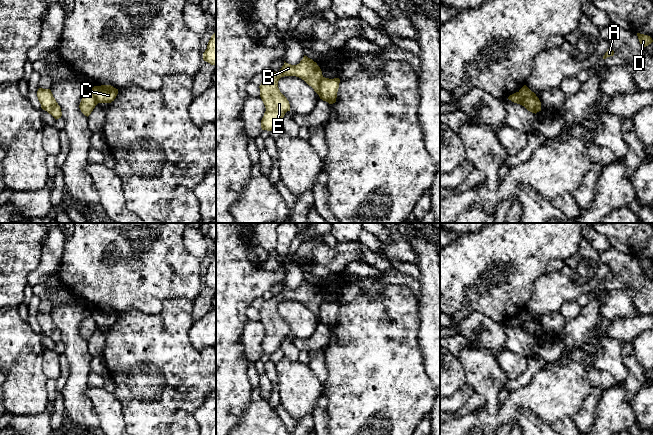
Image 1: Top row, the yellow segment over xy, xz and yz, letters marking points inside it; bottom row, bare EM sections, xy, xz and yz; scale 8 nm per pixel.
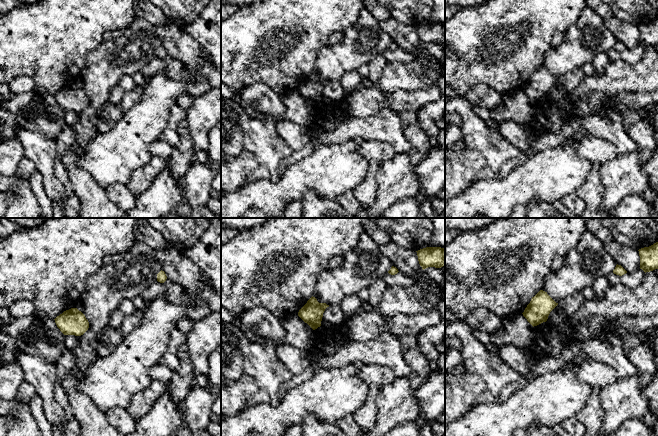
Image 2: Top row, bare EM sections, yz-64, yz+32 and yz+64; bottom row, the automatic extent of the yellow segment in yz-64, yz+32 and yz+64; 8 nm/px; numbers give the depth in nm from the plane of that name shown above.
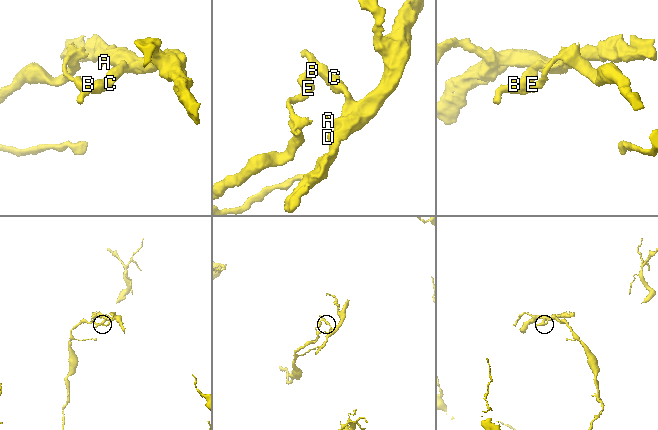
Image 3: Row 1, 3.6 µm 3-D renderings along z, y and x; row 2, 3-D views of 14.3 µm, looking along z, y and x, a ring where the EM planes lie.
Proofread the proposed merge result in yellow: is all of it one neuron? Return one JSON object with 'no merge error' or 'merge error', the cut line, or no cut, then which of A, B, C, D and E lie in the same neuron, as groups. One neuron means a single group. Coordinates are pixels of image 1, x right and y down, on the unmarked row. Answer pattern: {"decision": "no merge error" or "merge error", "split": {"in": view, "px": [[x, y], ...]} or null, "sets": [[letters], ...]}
{"decision": "merge error", "split": {"in": "yz", "px": [[518, 316], [524, 321], [535, 321], [538, 323]]}, "sets": [["A", "C", "D"], ["B", "E"]]}

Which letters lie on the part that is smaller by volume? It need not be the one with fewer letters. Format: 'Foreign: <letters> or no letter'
Foreign: A, C, D

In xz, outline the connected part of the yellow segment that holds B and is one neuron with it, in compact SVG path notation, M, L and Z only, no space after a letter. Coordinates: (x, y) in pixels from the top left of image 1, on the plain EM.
M305 279L297 289L291 289L285 286L278 296L264 300L259 310L260 321L266 332L261 344L262 354L272 355L280 348L285 337L290 335L289 325L278 312L278 305L284 300L301 302L319 319L319 307L323 299L316 286Z

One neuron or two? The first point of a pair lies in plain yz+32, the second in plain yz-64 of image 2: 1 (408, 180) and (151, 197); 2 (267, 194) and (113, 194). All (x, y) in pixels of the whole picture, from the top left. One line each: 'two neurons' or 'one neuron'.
1: one neuron
2: two neurons

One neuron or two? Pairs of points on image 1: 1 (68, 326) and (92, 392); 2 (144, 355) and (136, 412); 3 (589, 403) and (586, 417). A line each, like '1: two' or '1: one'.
1: two
2: one
3: one

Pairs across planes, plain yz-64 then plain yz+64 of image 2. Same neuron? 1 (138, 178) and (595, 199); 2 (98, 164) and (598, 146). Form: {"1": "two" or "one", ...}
{"1": "one", "2": "two"}

